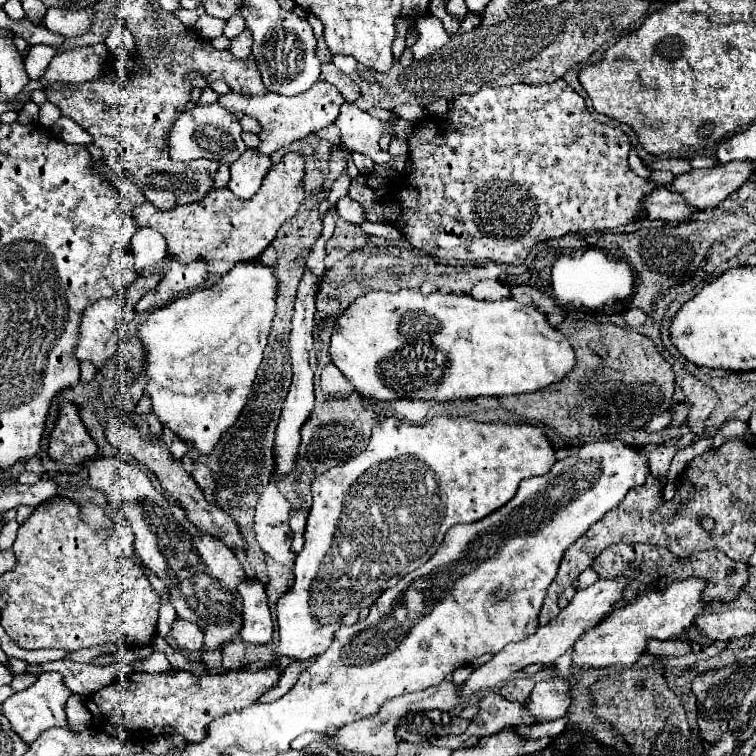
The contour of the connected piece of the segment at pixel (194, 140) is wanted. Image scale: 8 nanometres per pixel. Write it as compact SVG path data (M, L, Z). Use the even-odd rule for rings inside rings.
M219 102L201 106L195 104L193 108L185 110L183 116L173 124L169 134L169 156L175 162L189 162L195 158L209 158L219 164L233 164L247 148L241 140L241 124L239 118L227 112Z

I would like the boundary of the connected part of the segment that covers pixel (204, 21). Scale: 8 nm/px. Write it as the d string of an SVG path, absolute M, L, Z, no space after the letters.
M203 14L203 16L197 20L195 30L197 30L203 38L211 40L211 38L215 38L217 34L223 34L223 20L219 20L219 18L211 18L211 16Z

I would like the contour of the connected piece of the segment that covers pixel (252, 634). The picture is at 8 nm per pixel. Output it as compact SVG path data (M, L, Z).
M257 580L237 584L243 598L243 626L239 636L251 644L267 644L273 638L273 620L267 606L265 586Z

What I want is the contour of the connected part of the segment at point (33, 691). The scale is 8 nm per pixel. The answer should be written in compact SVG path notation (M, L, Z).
M45 672L37 678L33 686L29 686L23 692L15 692L11 698L3 702L3 716L11 722L11 728L17 732L17 736L31 744L41 732L49 728L67 728L67 716L65 716L65 702L69 700L71 690L63 686L63 676L59 672Z

